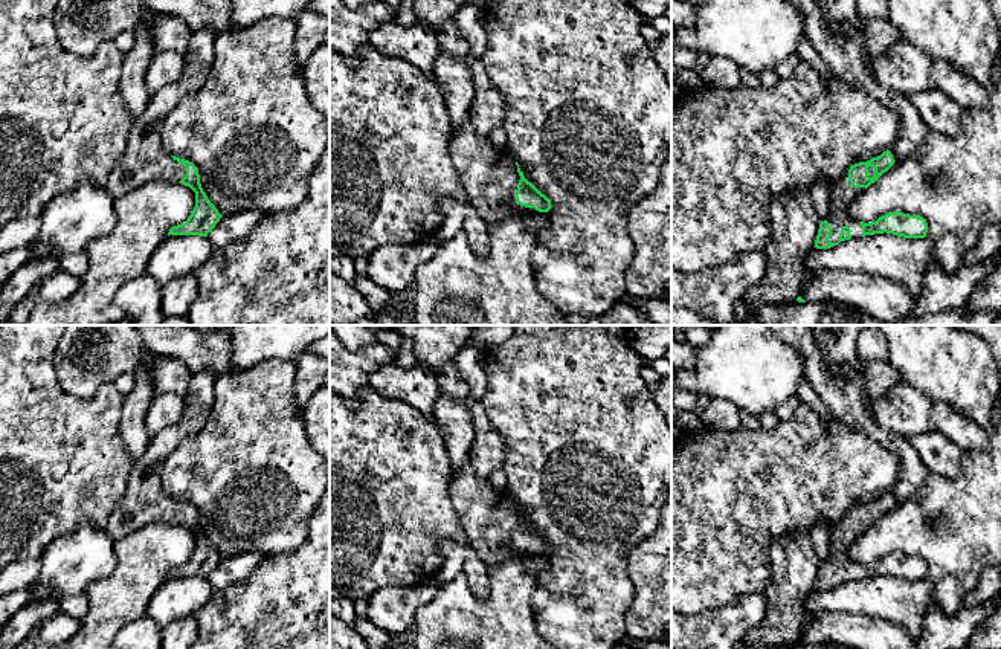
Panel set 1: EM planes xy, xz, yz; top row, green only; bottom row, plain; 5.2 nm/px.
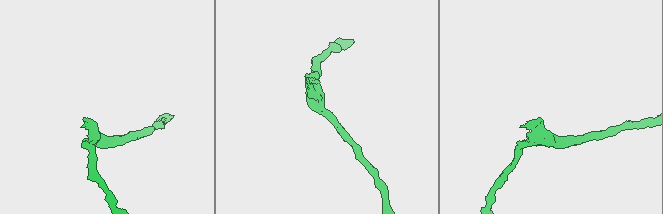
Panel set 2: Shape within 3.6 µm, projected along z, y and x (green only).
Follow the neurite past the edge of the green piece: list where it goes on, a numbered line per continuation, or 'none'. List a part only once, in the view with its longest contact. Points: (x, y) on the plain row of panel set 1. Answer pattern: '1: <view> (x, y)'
1: yz (841, 536)

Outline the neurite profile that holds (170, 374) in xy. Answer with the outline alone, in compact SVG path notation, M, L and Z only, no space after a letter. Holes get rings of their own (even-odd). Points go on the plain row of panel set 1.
M156 356L151 363L151 379L157 392L175 392L185 397L188 394L191 373L185 362L174 357Z

